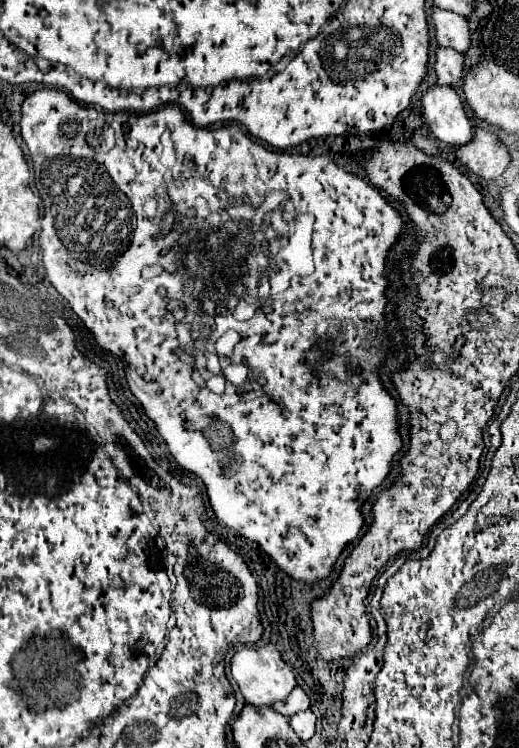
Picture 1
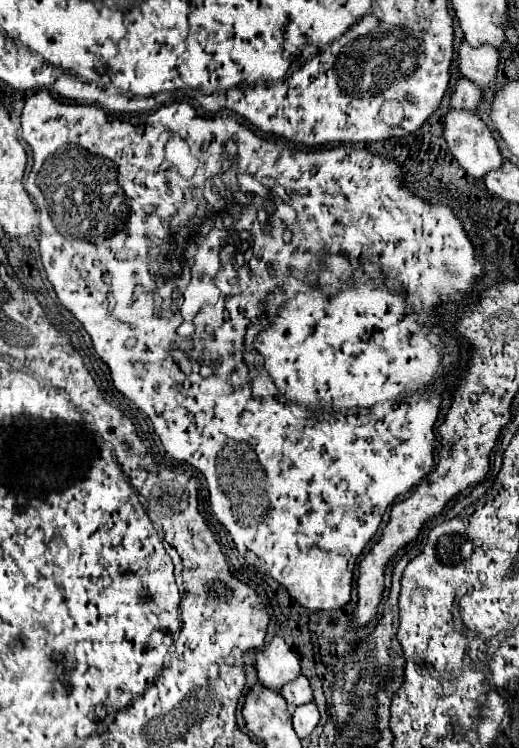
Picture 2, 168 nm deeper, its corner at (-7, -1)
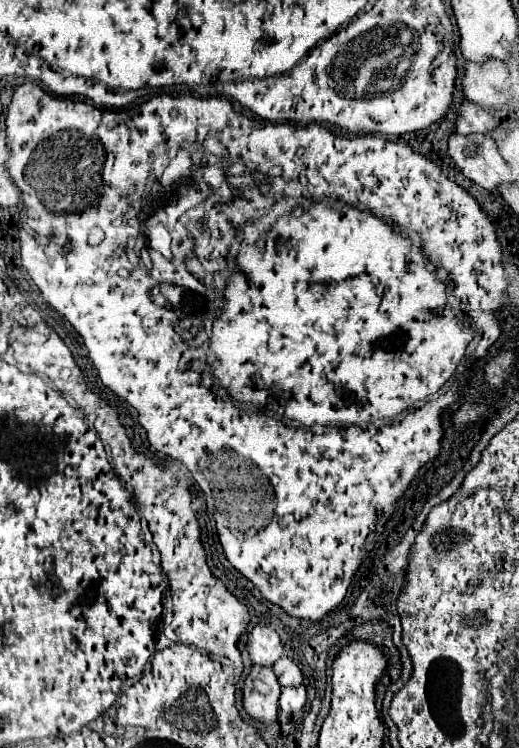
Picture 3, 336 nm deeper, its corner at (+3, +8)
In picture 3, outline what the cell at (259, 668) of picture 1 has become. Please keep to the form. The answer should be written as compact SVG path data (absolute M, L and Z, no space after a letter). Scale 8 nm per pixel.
M256 624L254 630L248 634L246 650L250 654L252 664L272 668L282 656L282 642L272 628L264 624Z

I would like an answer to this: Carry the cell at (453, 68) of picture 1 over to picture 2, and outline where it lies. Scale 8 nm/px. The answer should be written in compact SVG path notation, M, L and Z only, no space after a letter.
M460 77L460 81L456 83L456 89L452 93L450 105L454 109L462 109L462 111L476 113L480 99L482 99L482 91L472 81L468 81L466 77Z

